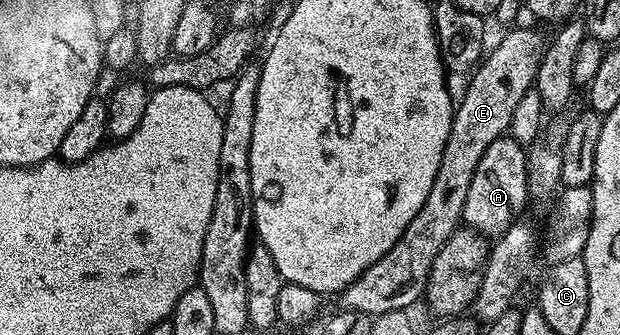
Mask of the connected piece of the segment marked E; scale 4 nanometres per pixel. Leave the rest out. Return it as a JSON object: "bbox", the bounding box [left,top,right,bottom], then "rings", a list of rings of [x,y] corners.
{"bbox":[338,28,545,318],"rings":[[[515,28],[512,32],[505,33],[500,38],[499,45],[492,52],[490,49],[478,67],[470,73],[471,81],[468,82],[463,97],[460,100],[458,97],[454,105],[449,138],[445,142],[445,154],[441,154],[441,166],[437,166],[437,178],[433,178],[433,187],[429,189],[429,198],[425,198],[425,206],[417,210],[417,218],[409,222],[405,234],[401,234],[399,241],[372,268],[362,272],[350,286],[338,293],[338,307],[342,311],[363,312],[366,316],[374,318],[386,312],[411,310],[418,300],[420,303],[424,299],[433,258],[441,254],[445,242],[449,242],[451,235],[461,227],[465,198],[469,198],[469,185],[473,182],[473,174],[477,174],[477,162],[481,162],[481,157],[490,143],[510,129],[515,107],[527,92],[532,91],[544,47],[545,36],[543,40],[541,33],[534,32],[531,28]]]}

